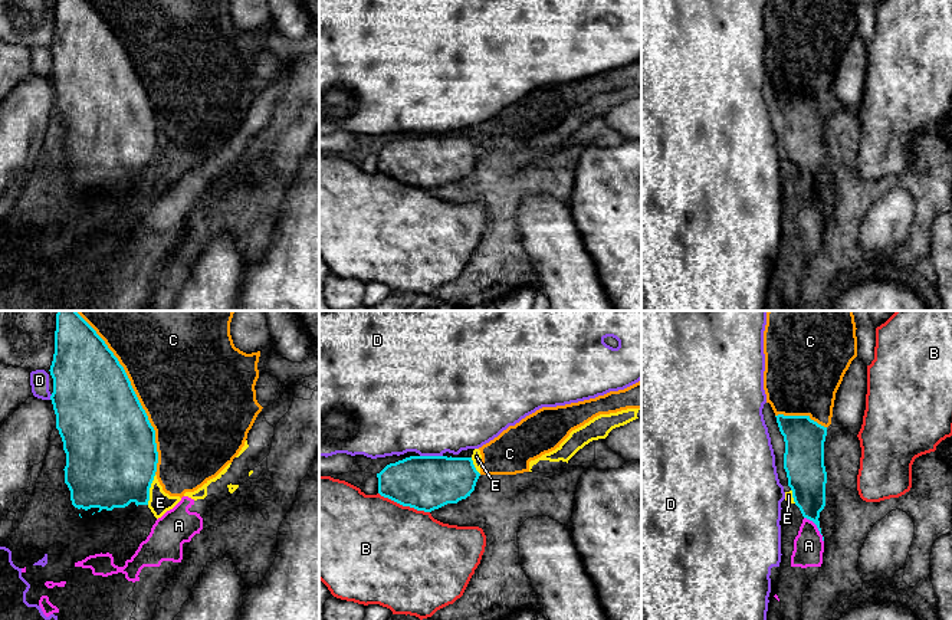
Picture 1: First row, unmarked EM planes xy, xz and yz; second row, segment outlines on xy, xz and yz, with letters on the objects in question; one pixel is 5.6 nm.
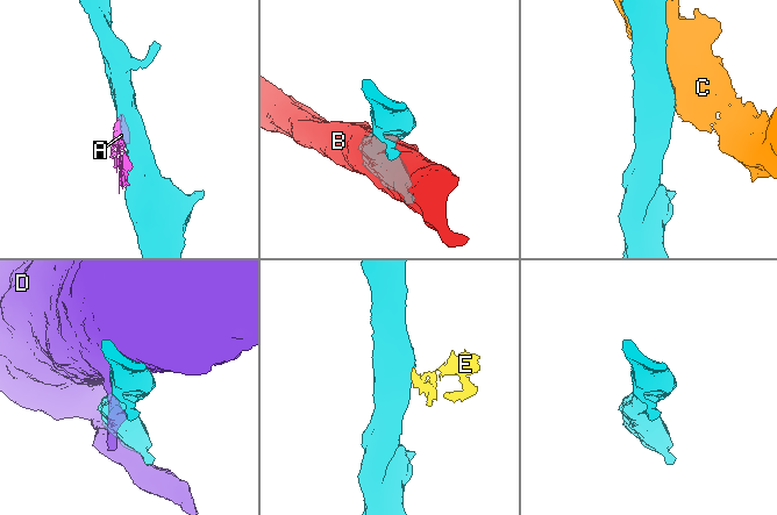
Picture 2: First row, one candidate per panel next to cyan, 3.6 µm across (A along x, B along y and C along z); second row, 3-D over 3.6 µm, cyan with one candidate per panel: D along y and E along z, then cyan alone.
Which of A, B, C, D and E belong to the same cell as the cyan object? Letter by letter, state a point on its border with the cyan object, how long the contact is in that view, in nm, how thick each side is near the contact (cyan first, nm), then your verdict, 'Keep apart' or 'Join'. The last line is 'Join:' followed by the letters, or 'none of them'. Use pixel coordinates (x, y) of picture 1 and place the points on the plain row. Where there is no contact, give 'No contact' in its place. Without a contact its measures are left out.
A: Touches cyan at yz (817, 204). Shared border 180 nm. Thickness 190 nm (cyan) against 170 nm. Keep apart
B: Touches cyan at xz (404, 183). Shared border 300 nm. Thickness 300 nm (cyan) against 500 nm. Keep apart
C: Touches cyan at xy (137, 76). Shared border 950 nm. Thickness 480 nm (cyan) against 480 nm. Keep apart
D: Touches cyan at xz (432, 134). Shared border 130 nm. Thickness 300 nm (cyan) against 480 nm. Keep apart
E: Touches cyan at xy (148, 167). Shared border 180 nm. Thickness 480 nm (cyan) against 120 nm. Keep apart
Join: none of them

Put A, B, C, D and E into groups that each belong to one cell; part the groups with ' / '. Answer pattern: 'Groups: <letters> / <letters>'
Groups: A E / B / C / D

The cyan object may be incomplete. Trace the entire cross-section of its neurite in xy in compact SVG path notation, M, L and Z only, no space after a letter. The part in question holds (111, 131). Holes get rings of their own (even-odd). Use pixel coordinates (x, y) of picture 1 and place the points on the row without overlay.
M56 0L55 32L49 49L53 56L50 78L66 131L65 161L70 168L72 183L85 188L98 186L98 190L125 186L131 180L137 184L148 183L158 141L155 108L118 36L88 0Z

